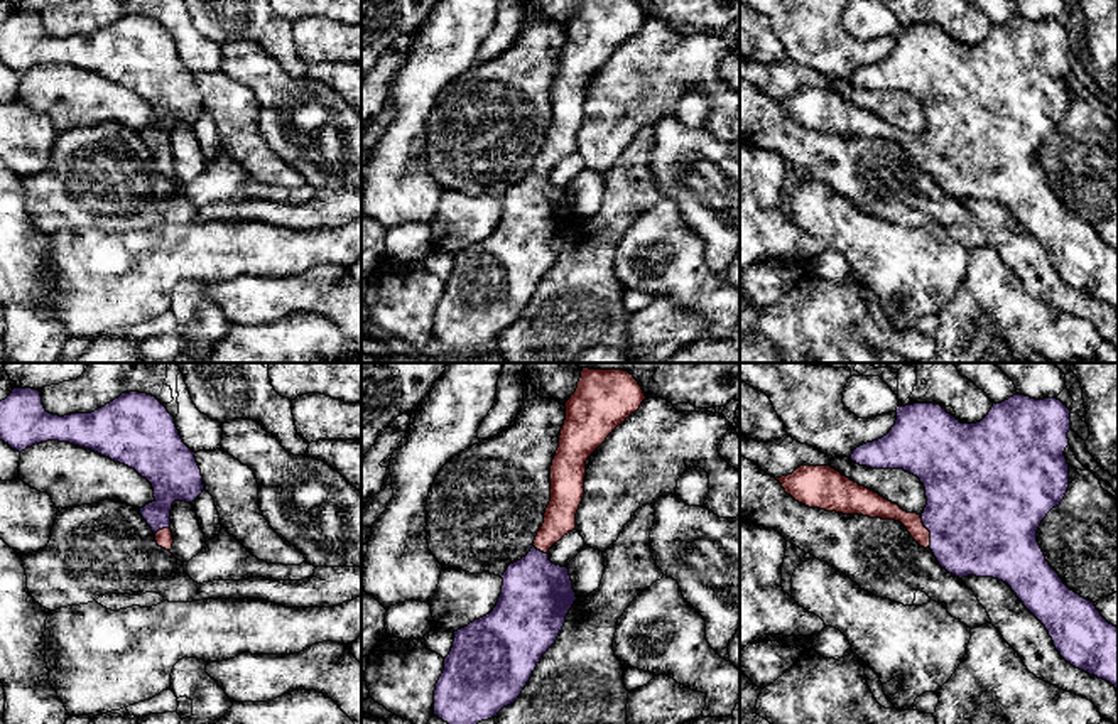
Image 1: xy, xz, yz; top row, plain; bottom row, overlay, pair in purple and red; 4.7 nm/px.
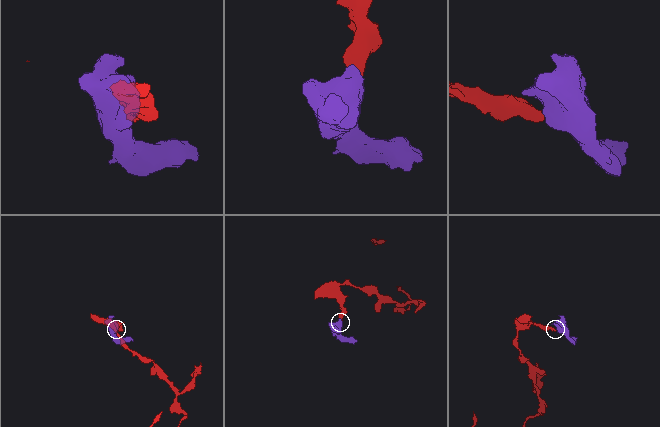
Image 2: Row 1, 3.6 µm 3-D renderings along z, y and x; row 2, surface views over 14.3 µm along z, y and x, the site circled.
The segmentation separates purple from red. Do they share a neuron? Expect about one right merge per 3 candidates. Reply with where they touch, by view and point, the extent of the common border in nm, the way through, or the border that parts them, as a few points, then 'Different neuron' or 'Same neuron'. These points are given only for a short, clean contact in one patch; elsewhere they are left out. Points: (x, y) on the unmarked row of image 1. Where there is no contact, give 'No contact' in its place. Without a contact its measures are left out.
Touches purple at yz (929, 152). Shared border 160 nm. Path across: yz (978, 134), (958, 147), (929, 152), (882, 130). Same neuron

